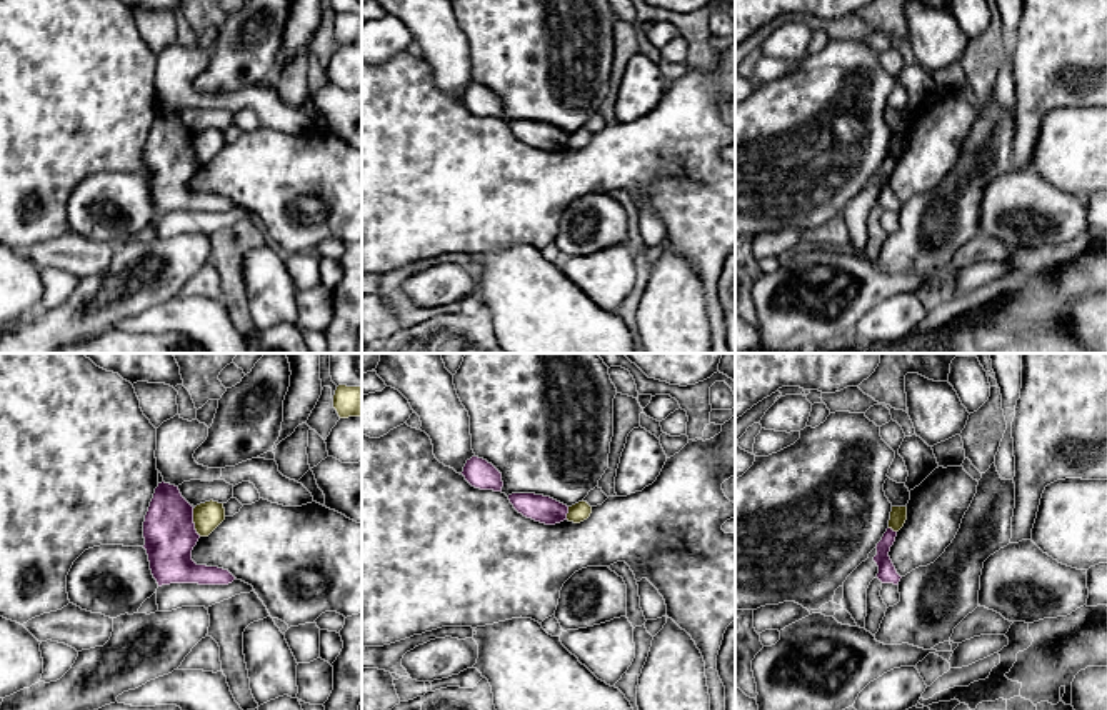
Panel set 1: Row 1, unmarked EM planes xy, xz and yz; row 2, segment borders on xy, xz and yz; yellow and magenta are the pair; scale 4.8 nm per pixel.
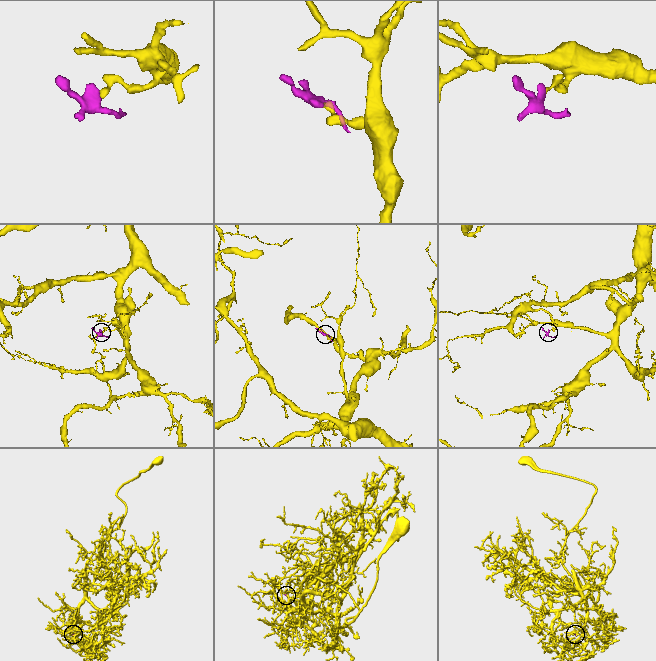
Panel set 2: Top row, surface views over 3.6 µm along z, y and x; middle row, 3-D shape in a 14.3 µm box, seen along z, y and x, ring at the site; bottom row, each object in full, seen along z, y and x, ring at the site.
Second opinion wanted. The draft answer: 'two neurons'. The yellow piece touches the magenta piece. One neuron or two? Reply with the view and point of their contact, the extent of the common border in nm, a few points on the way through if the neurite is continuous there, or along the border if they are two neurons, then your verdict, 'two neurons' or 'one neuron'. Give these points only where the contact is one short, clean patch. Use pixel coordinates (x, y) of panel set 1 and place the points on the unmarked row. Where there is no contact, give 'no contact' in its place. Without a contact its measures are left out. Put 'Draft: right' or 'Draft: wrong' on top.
Draft: right
contact xy (194, 149); length 140 nm; border xy (192, 135), (194, 155), (200, 162); two neurons

